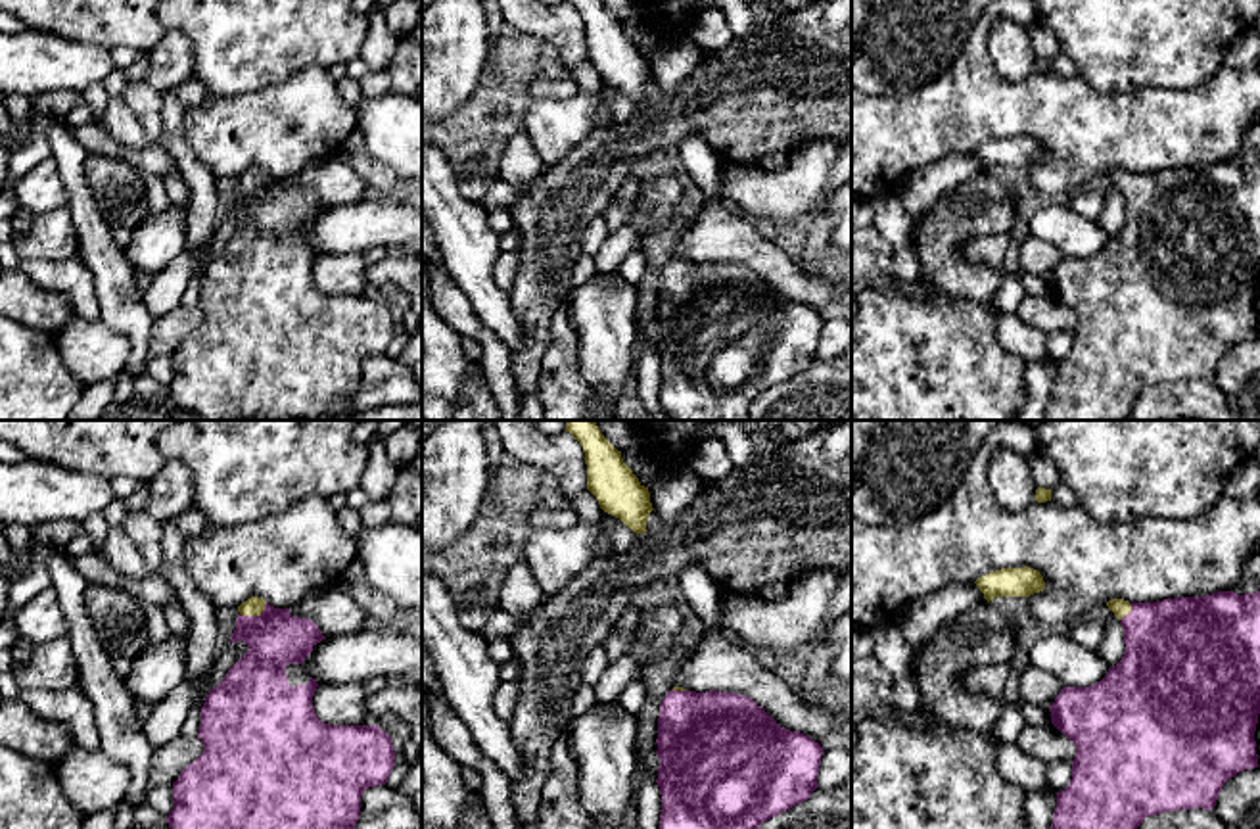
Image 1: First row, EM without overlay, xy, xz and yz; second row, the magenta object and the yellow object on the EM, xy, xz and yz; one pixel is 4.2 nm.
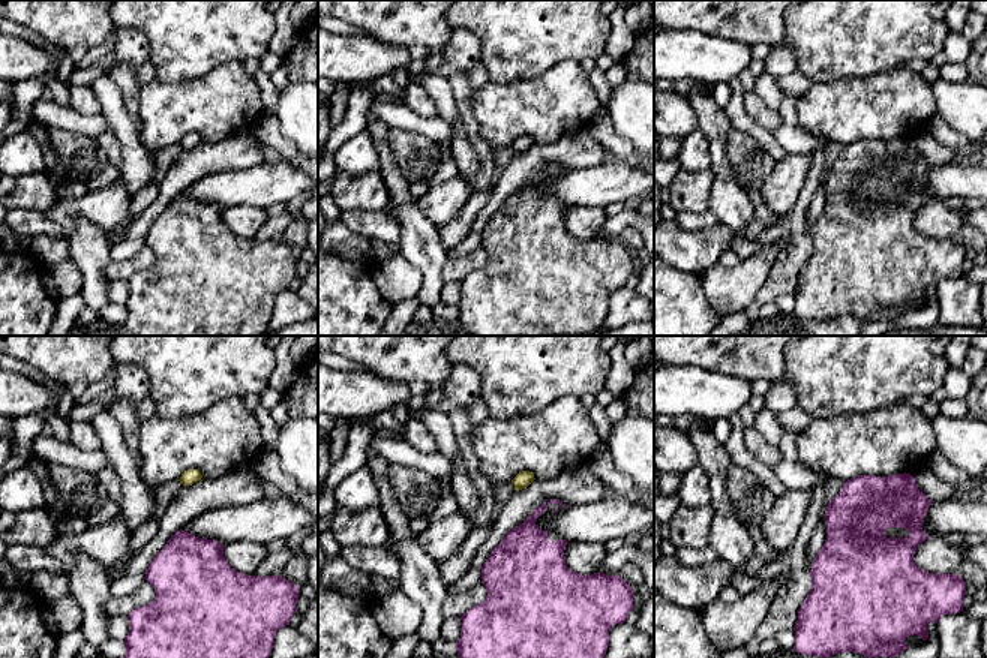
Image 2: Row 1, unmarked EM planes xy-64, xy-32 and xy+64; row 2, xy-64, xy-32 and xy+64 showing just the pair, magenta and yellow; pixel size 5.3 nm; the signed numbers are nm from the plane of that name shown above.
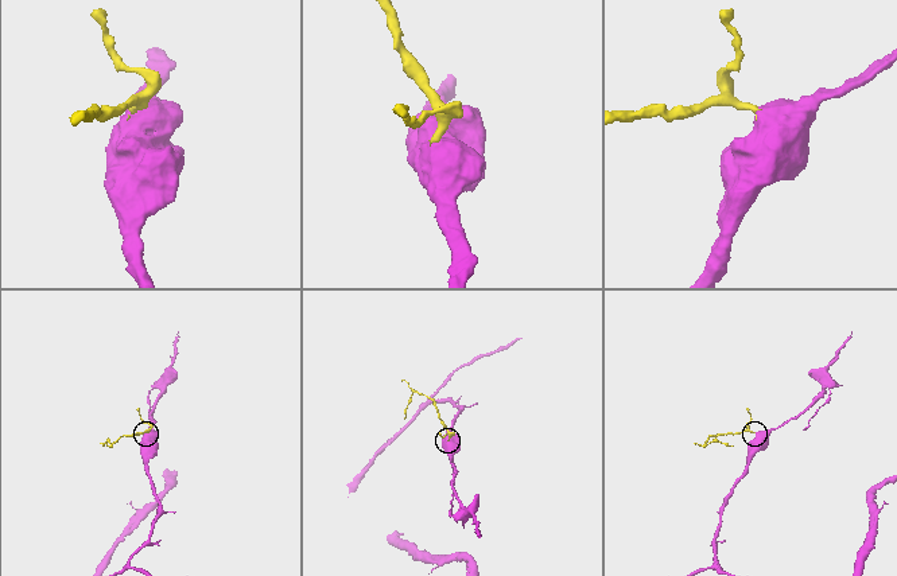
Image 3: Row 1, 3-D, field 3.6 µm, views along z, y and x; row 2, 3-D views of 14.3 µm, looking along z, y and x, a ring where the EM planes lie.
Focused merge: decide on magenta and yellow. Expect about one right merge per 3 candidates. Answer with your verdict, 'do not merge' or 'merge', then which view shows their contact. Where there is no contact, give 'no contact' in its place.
merge; contact in xy

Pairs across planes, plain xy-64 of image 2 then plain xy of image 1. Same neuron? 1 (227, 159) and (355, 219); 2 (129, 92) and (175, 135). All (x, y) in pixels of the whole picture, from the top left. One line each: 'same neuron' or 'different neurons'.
1: different neurons
2: same neuron

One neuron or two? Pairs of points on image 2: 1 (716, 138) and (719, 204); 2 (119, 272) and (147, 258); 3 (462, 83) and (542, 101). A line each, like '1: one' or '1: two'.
1: one
2: one
3: two

